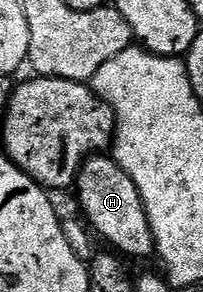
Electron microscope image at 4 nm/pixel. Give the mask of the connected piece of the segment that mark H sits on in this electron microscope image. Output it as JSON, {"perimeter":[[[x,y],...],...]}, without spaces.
{"perimeter":[[[105,152],[90,154],[77,173],[76,190],[77,202],[85,213],[84,221],[88,229],[109,245],[106,247],[112,248],[126,259],[152,259],[156,255],[157,245],[151,232],[151,224],[147,220],[145,201],[139,196],[139,188],[135,188],[135,180],[131,180],[131,176],[123,172],[116,158]]]}

